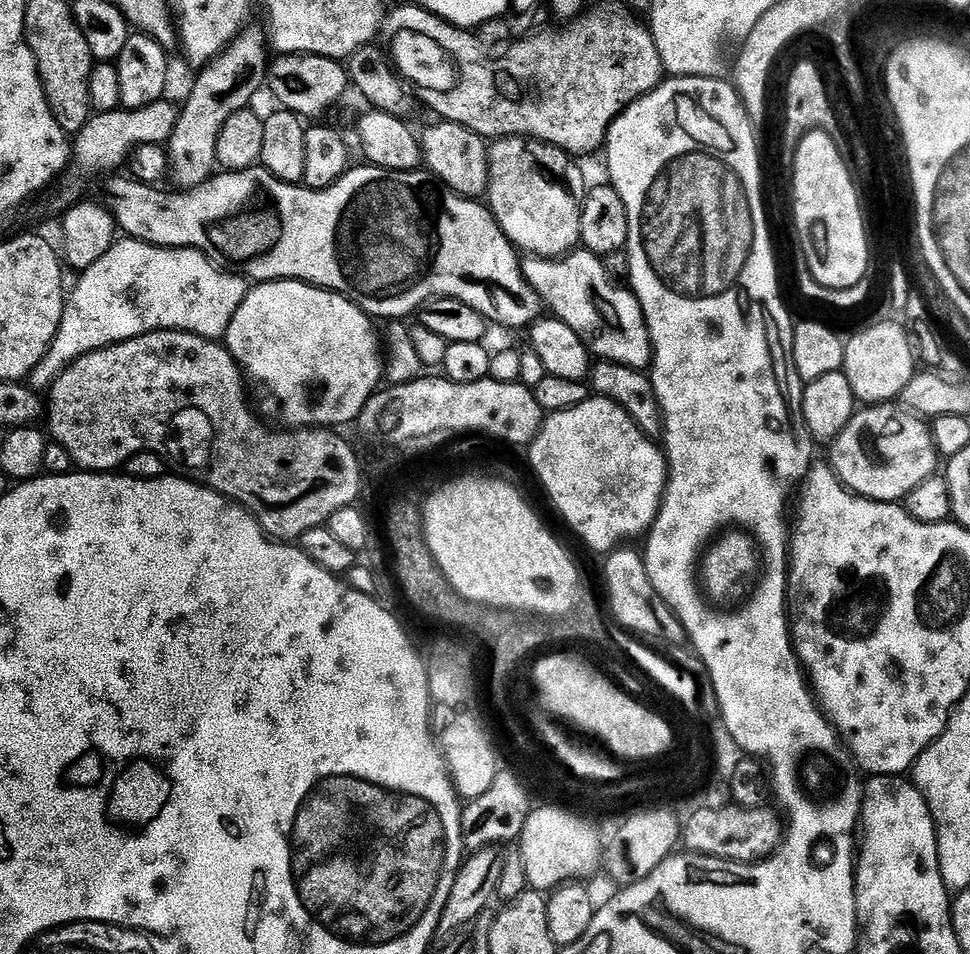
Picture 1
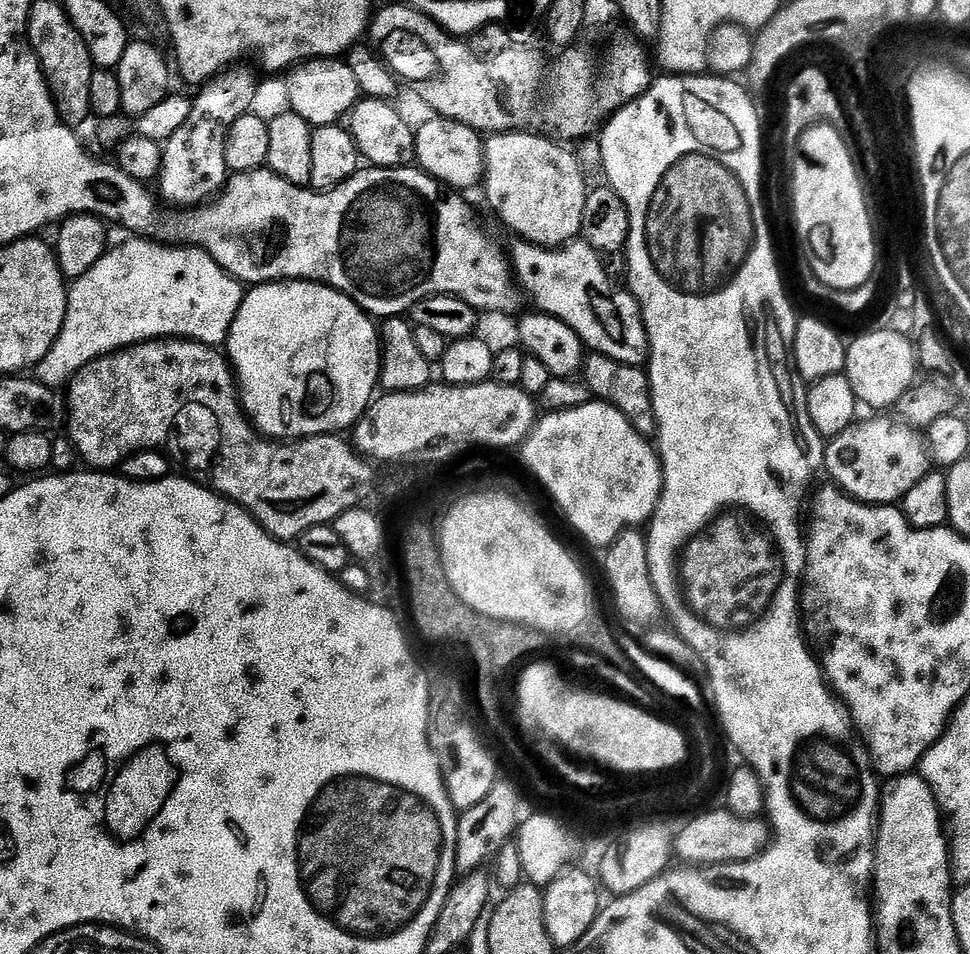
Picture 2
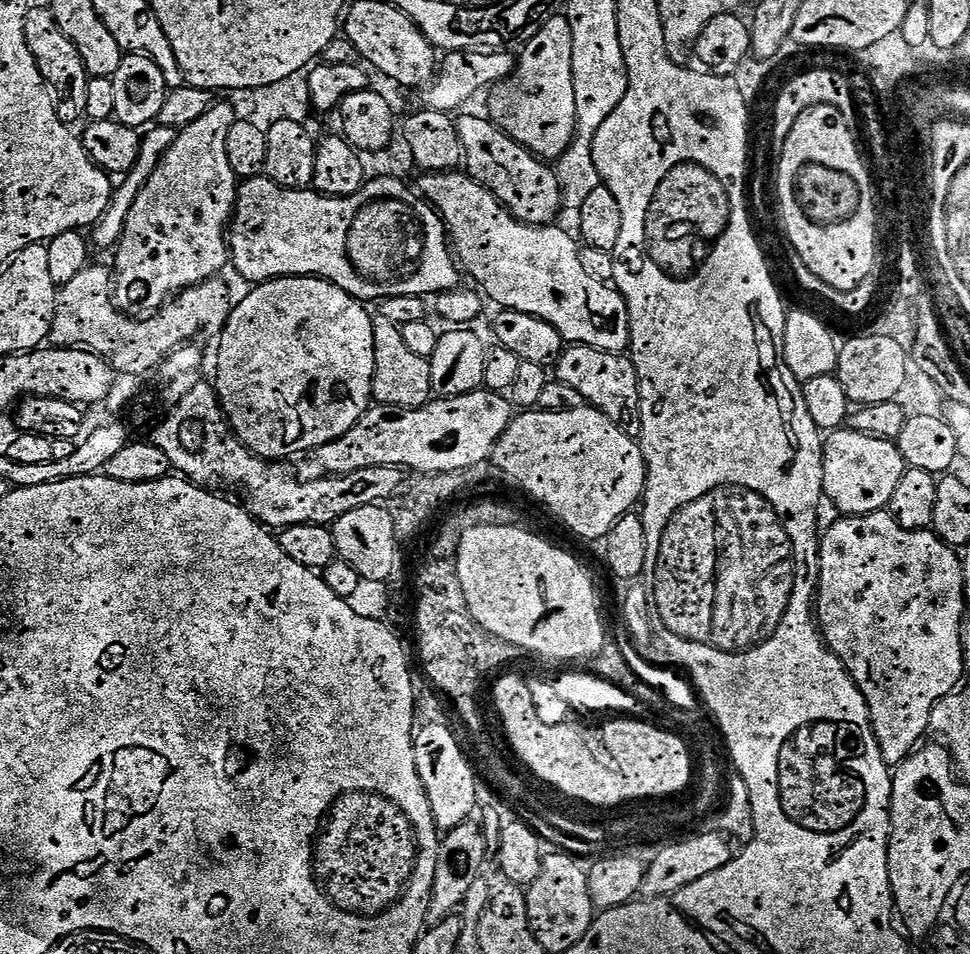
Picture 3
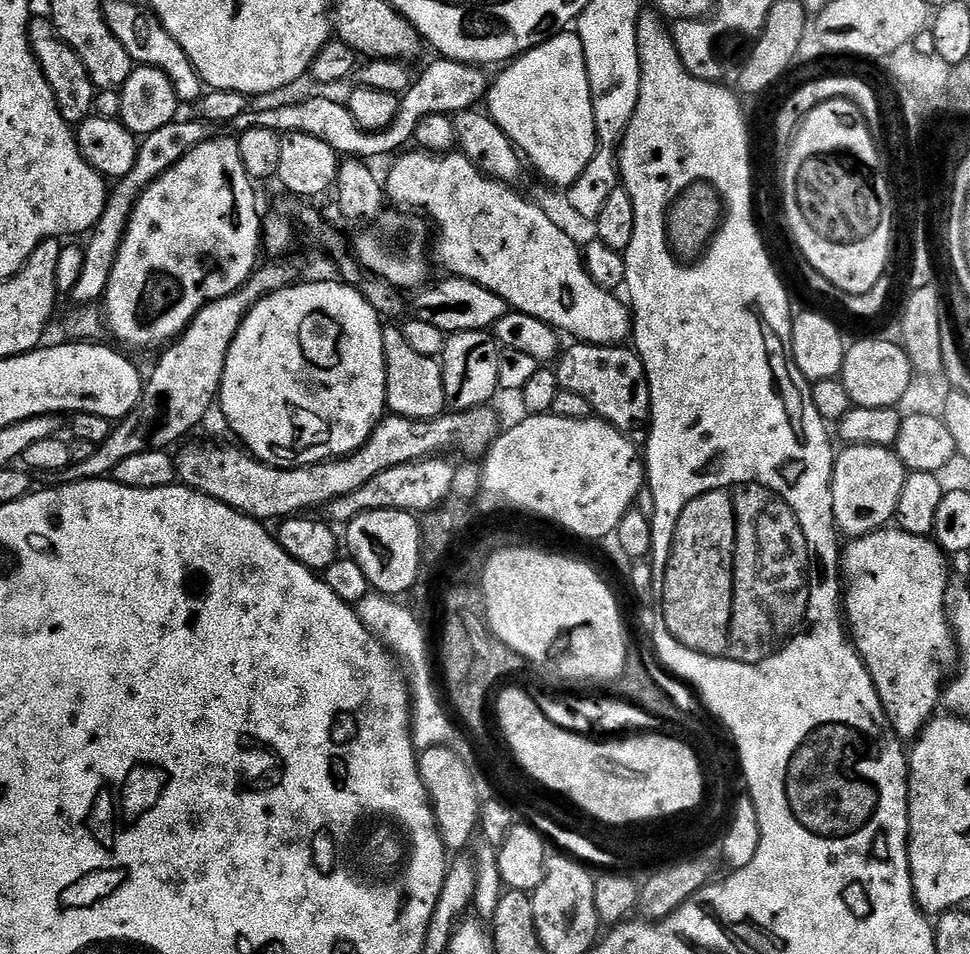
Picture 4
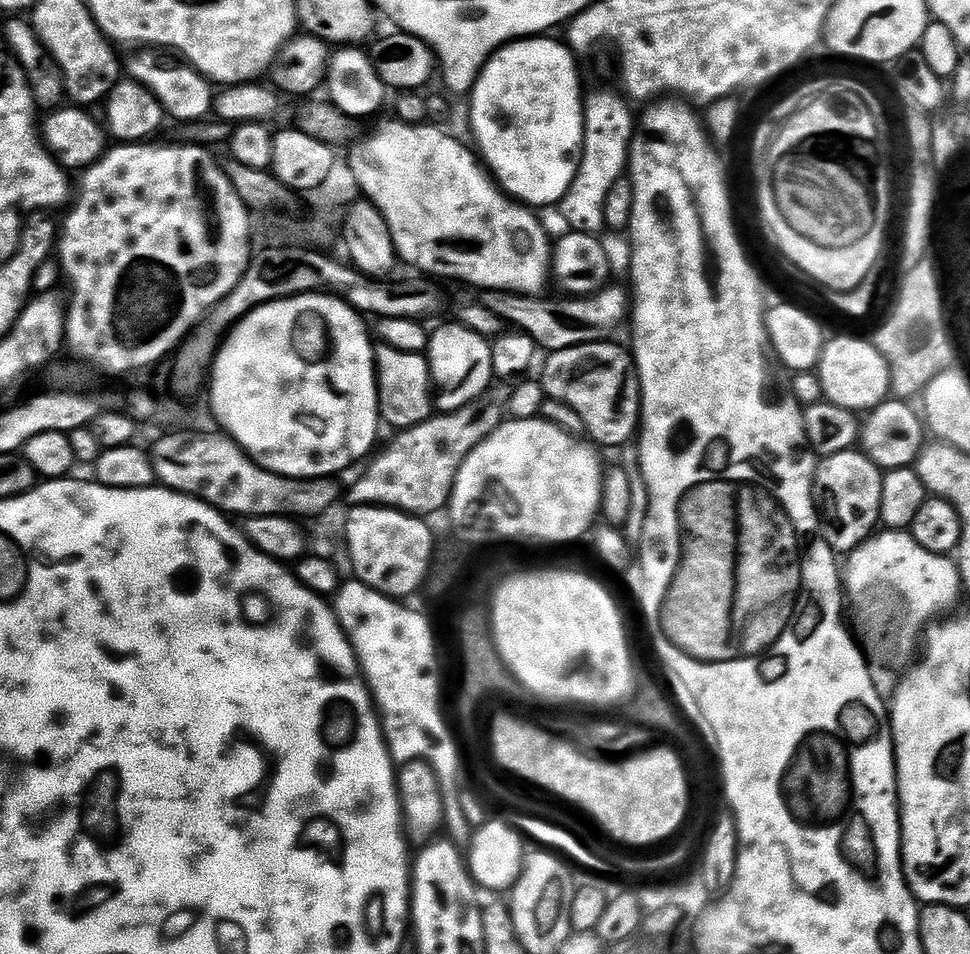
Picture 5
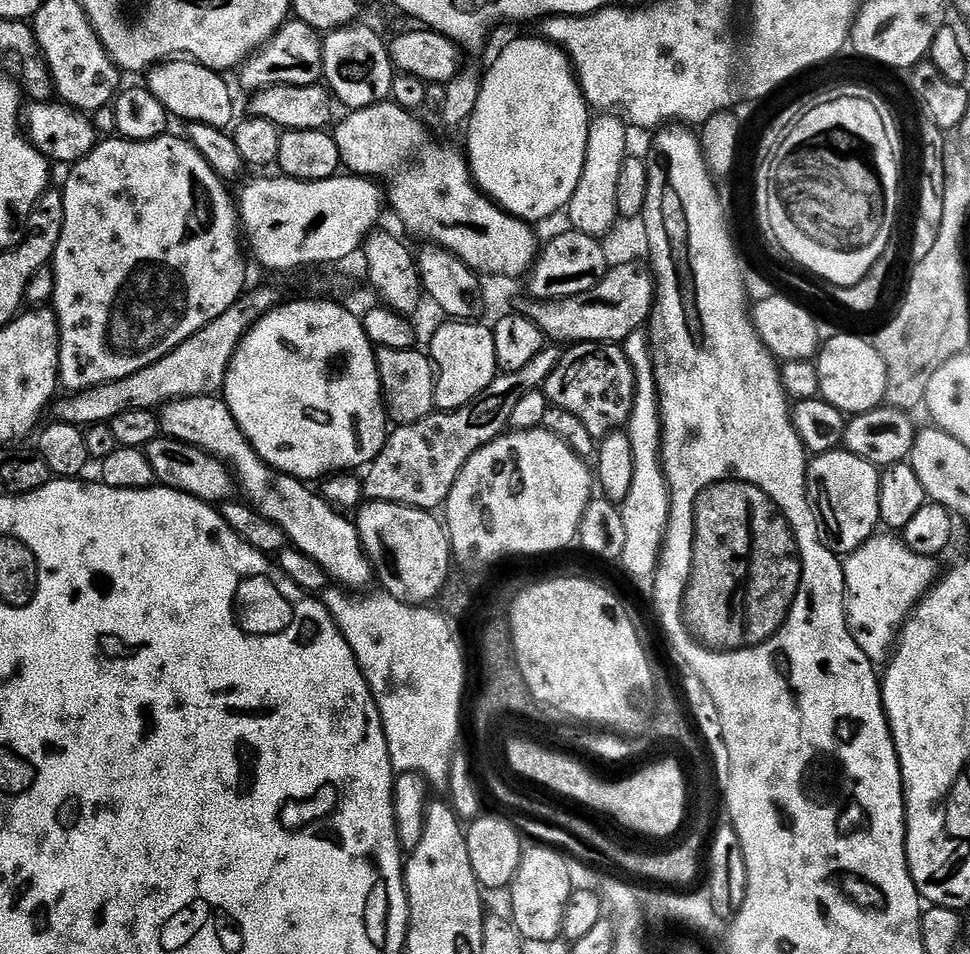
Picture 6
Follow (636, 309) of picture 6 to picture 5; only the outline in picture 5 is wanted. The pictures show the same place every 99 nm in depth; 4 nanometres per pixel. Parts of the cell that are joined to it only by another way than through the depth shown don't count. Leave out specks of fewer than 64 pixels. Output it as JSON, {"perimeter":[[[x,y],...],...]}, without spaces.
{"perimeter":[[[605,286],[599,292],[592,295],[585,295],[583,298],[566,298],[570,300],[543,300],[543,295],[526,296],[523,292],[494,292],[484,290],[479,293],[479,303],[483,304],[486,310],[490,310],[494,314],[498,314],[498,318],[504,321],[505,325],[514,327],[523,335],[529,336],[537,349],[543,350],[545,353],[557,352],[558,350],[566,350],[570,346],[582,346],[583,344],[599,344],[607,341],[608,336],[620,323],[625,323],[626,317],[630,312],[630,296],[627,291],[624,292],[620,288],[612,288],[613,286]]]}

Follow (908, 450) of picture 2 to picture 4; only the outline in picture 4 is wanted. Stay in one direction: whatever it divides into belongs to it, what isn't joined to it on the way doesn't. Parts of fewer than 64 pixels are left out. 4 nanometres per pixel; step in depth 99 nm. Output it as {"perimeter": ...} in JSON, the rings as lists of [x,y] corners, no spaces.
{"perimeter":[[[853,444],[843,450],[832,465],[832,519],[845,537],[855,538],[885,527],[895,517],[906,469],[888,446]]]}

